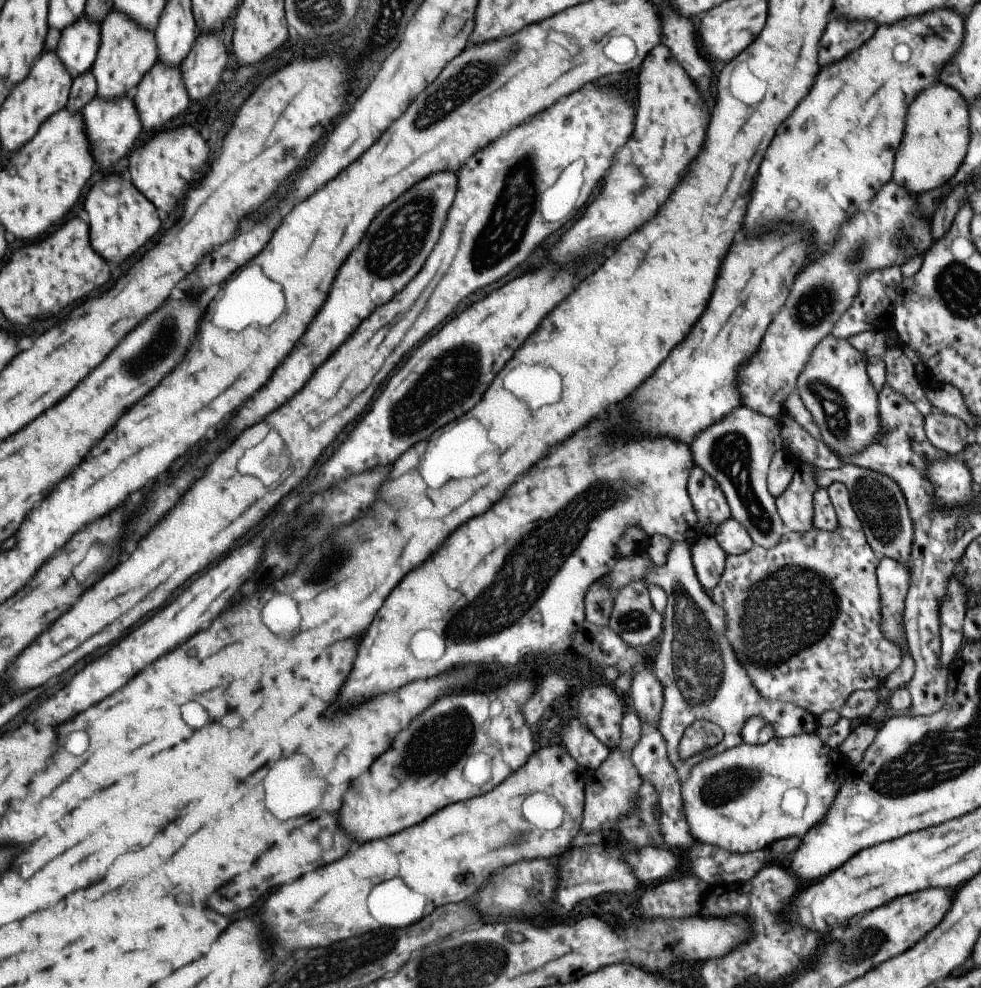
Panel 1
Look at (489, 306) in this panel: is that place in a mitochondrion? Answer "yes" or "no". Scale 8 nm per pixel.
no

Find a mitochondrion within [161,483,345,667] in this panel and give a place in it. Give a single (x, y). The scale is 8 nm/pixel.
(291, 545)

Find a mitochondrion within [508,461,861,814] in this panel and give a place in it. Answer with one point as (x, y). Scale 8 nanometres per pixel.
(789, 597)

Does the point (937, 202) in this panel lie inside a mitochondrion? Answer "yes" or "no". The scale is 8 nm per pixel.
no

